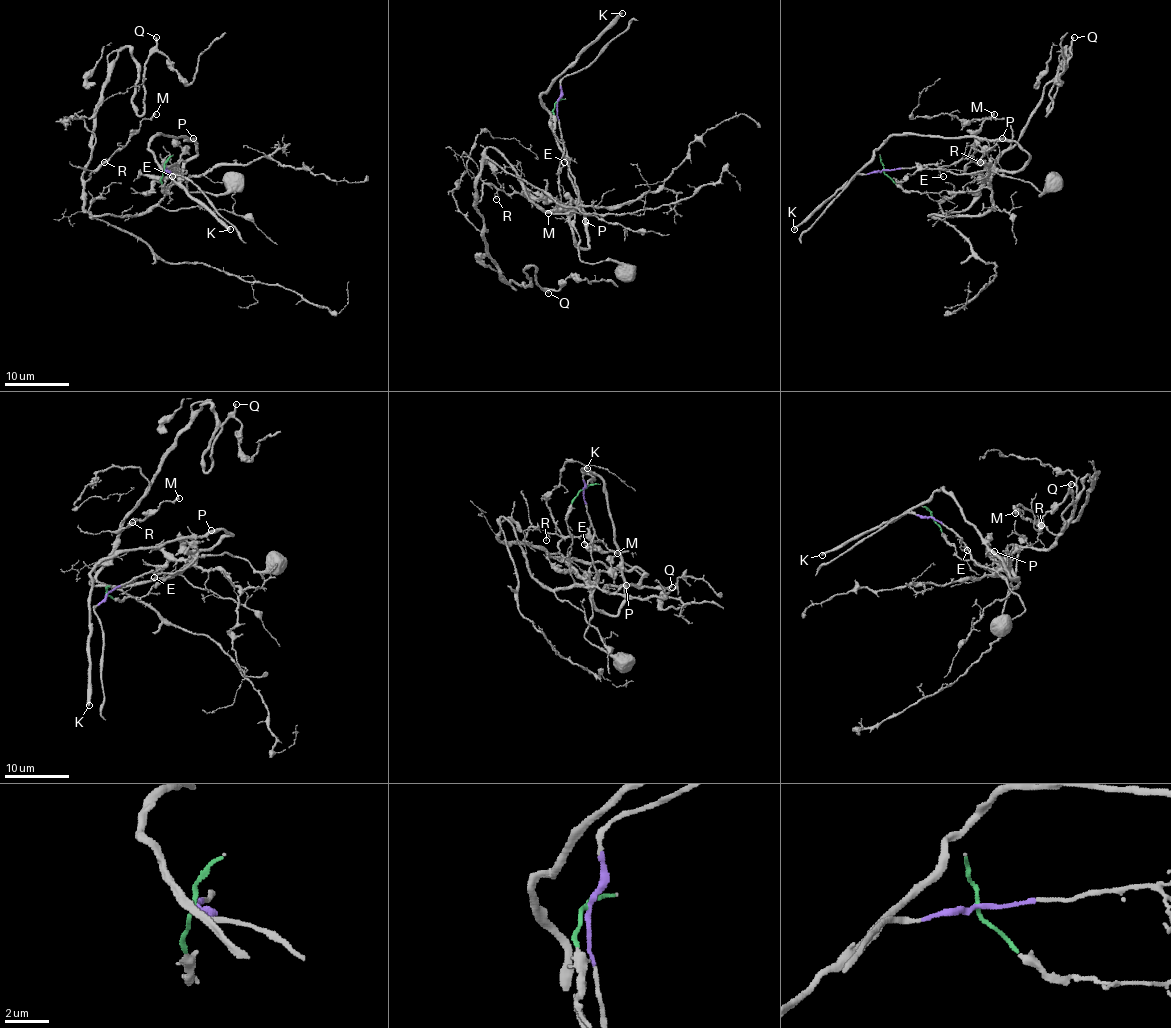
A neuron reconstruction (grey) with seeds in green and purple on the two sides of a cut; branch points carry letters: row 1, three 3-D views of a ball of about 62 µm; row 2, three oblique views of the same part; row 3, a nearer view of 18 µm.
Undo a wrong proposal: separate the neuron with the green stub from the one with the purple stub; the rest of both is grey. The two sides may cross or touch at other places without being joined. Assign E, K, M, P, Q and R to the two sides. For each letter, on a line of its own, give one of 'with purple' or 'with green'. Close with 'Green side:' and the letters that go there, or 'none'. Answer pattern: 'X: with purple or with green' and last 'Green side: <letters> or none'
E: with purple
K: with purple
M: with green
P: with purple
Q: with green
R: with green
Green side: M, Q, R

